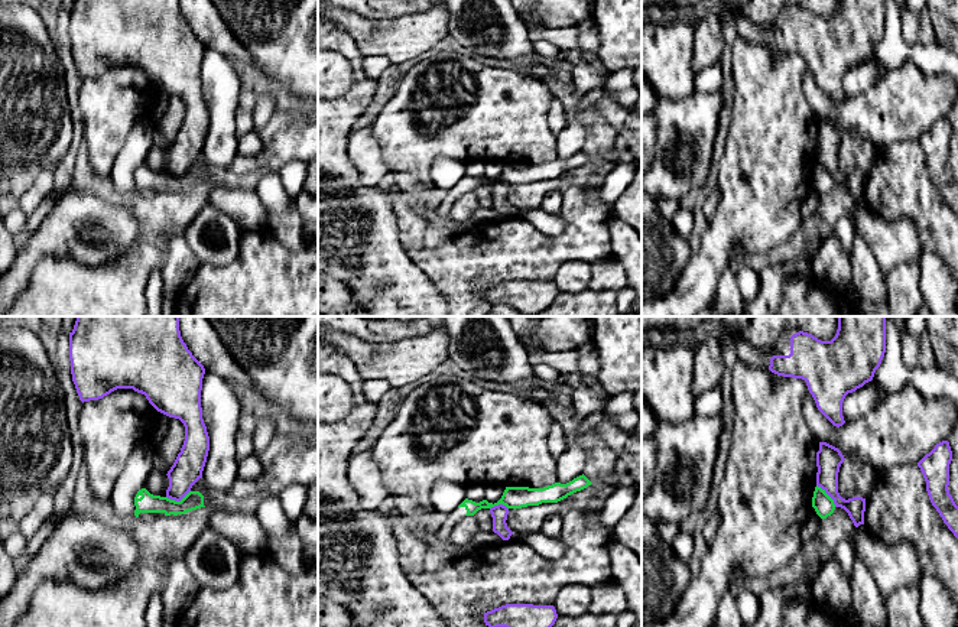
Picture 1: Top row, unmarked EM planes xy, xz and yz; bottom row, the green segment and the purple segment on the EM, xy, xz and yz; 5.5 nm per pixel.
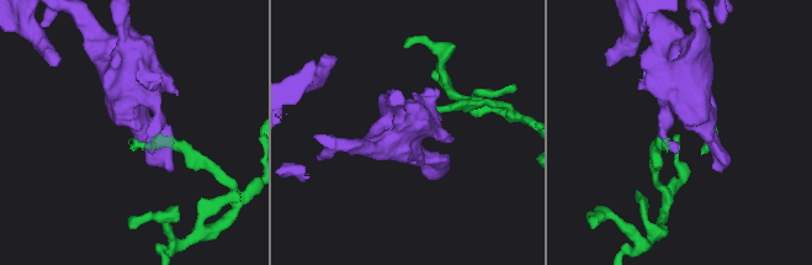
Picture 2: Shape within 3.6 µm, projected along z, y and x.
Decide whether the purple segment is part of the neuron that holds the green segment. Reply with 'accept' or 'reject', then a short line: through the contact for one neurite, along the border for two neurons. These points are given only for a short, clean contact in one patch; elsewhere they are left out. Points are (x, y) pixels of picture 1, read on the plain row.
accept; line yz (824, 182), (828, 172), (828, 135)

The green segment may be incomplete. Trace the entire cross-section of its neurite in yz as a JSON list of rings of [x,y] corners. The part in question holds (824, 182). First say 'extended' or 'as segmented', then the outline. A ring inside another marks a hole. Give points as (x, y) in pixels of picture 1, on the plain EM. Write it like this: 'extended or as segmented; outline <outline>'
extended; outline [[[819,118],[816,129],[816,163],[812,173],[812,183],[821,195],[827,195],[837,183],[844,185],[854,202],[864,201],[866,175],[842,175],[838,169],[838,149],[844,139],[841,127],[827,118]]]

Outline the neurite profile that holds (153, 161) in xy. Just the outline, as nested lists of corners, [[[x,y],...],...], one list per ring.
[[[156,146],[152,147],[150,153],[146,157],[144,165],[153,170],[153,172],[159,172],[162,168],[162,160],[163,160],[163,149],[159,149]]]

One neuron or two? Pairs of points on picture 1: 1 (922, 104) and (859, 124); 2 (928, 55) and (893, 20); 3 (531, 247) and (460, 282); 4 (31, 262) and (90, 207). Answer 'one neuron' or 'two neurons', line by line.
1: one neuron
2: one neuron
3: one neuron
4: one neuron

